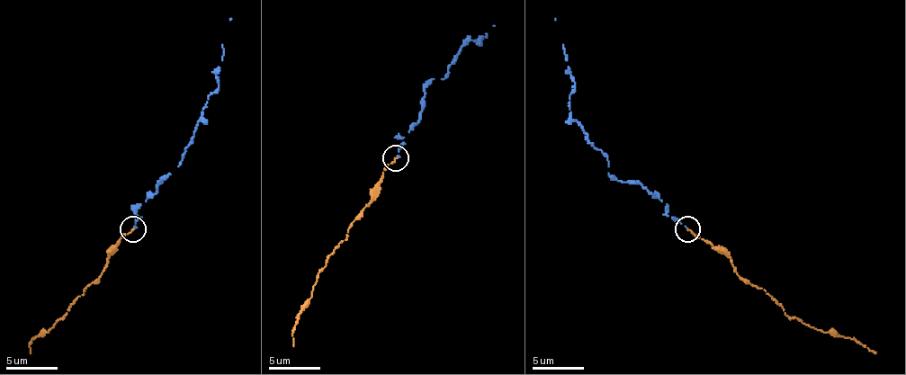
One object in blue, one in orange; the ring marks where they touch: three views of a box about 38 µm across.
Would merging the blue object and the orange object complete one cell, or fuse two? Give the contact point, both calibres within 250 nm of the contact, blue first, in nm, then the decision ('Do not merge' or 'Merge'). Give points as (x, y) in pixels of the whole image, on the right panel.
Place: (687, 228). Thickness 140 nm (blue) against 160 nm. Merge

